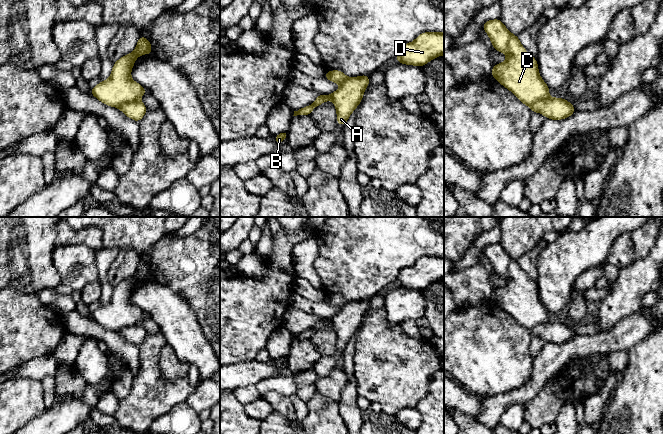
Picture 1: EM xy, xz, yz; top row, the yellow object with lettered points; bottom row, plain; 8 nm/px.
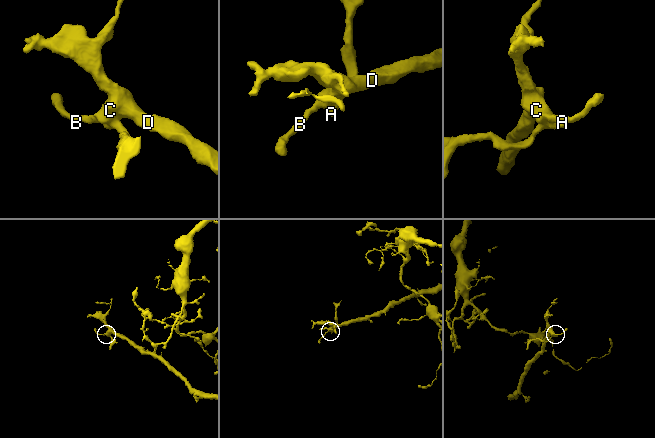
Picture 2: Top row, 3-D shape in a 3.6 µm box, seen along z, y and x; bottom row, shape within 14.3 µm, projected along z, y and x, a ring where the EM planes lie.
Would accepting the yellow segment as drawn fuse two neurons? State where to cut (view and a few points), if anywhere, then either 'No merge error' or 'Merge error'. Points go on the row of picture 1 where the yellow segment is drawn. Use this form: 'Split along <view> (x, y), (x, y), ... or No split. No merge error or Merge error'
Split along xy (138, 99), (123, 103), (118, 107). Merge error

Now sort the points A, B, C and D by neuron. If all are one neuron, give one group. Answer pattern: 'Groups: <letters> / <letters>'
Groups: A / B C D

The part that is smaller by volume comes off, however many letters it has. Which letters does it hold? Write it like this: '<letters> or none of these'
A

